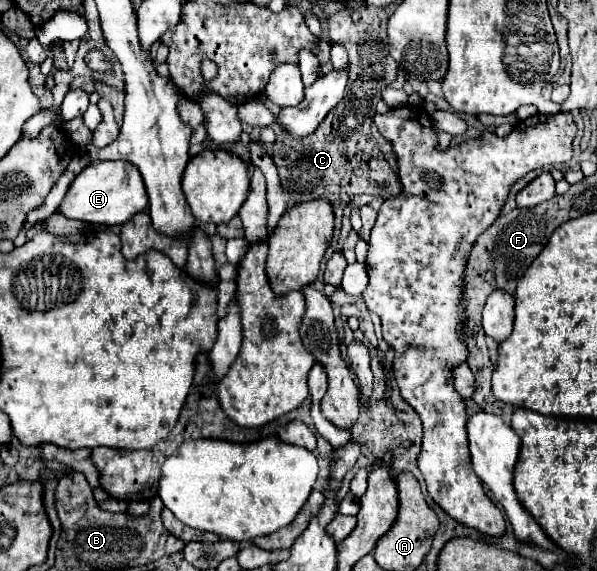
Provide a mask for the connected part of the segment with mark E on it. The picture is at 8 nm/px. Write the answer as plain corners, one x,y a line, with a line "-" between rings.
97,161
87,165
75,177
57,211
69,219
77,219
85,223
121,225
127,219
131,219
135,213
145,211
147,205
149,205
147,191
137,167
133,167
127,161

